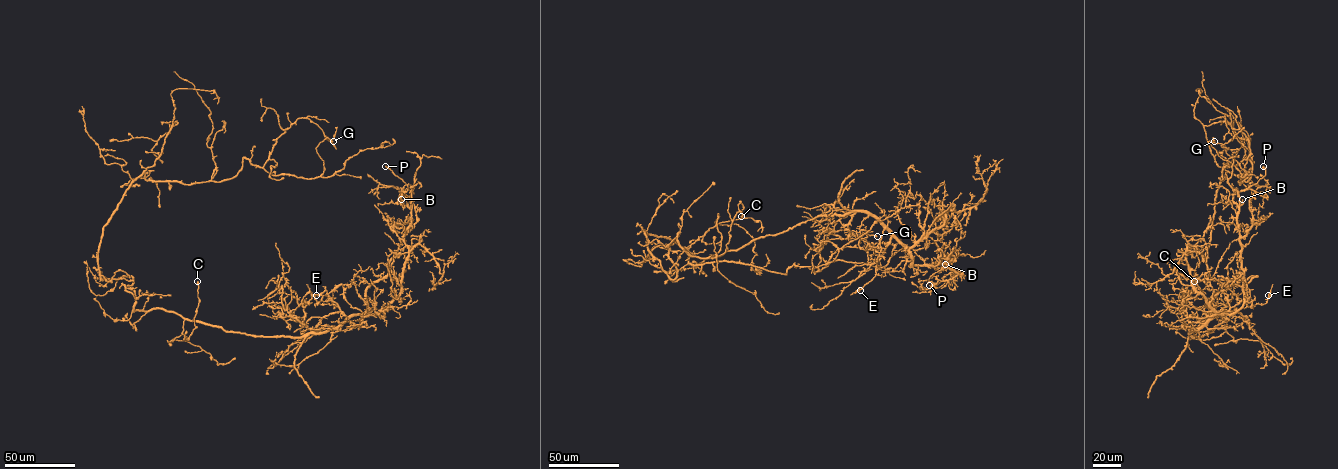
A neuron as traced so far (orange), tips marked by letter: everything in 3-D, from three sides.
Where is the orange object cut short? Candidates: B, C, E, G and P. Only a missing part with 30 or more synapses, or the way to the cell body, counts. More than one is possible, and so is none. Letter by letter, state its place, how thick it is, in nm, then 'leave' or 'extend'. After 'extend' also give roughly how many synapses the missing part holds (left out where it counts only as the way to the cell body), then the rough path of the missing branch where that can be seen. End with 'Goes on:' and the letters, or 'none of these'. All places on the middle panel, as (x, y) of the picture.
B: (945, 264) | 130 nm | leave
C: (741, 216) | 440 nm | leave
E: (860, 290) | 110 nm | leave
G: (877, 236) | 550 nm | leave
P: (929, 285) | 140 nm | leave
Goes on: none of these

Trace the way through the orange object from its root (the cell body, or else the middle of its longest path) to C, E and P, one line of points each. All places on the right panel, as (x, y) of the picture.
C: (1234, 285), (1218, 291), (1210, 301), (1217, 310), (1236, 308), (1226, 331), (1200, 340), (1180, 313), (1194, 281)
E: (1234, 285), (1210, 301), (1217, 310), (1236, 308), (1228, 320), (1192, 337), (1240, 301), (1263, 304), (1268, 295)
P: (1234, 285), (1210, 301), (1236, 308), (1228, 320), (1192, 337), (1242, 305), (1232, 197), (1263, 166)

